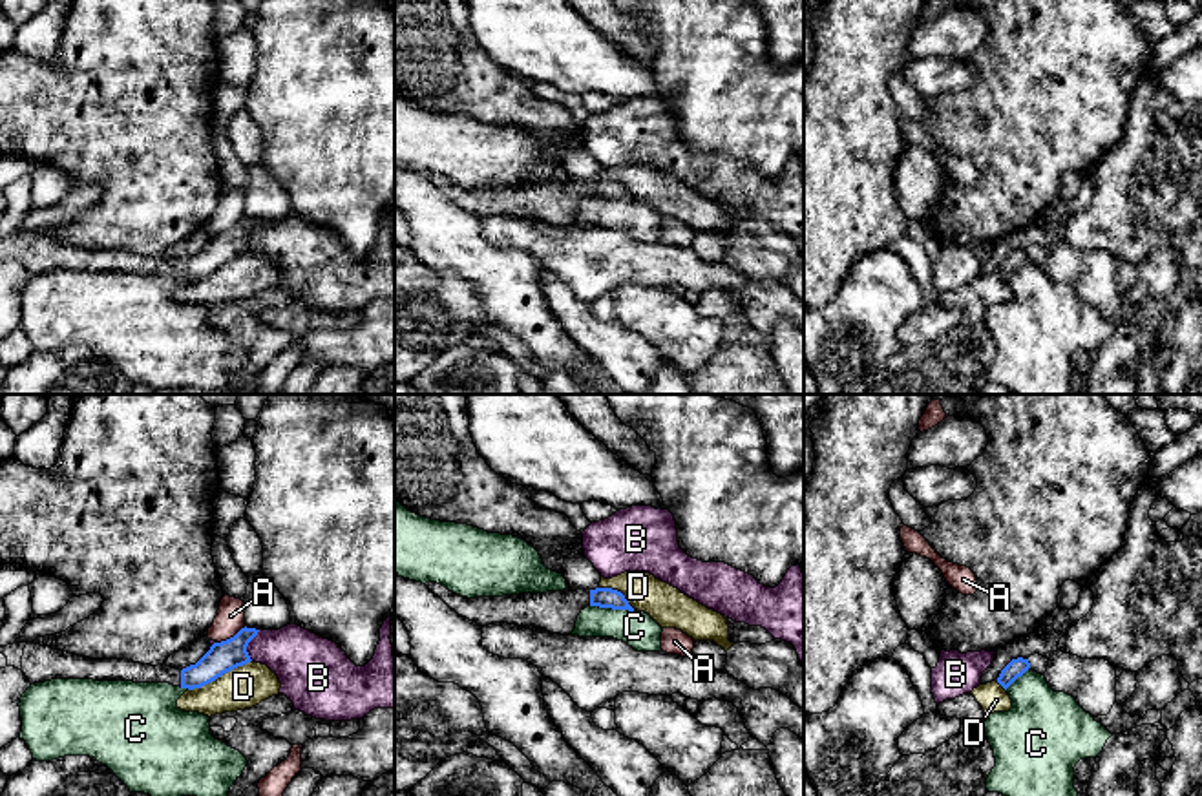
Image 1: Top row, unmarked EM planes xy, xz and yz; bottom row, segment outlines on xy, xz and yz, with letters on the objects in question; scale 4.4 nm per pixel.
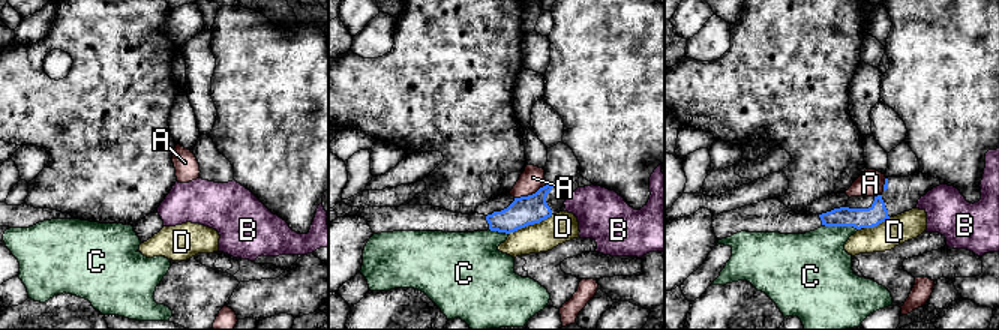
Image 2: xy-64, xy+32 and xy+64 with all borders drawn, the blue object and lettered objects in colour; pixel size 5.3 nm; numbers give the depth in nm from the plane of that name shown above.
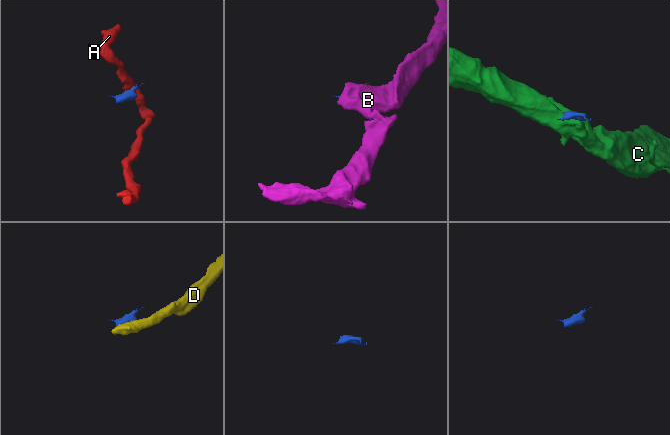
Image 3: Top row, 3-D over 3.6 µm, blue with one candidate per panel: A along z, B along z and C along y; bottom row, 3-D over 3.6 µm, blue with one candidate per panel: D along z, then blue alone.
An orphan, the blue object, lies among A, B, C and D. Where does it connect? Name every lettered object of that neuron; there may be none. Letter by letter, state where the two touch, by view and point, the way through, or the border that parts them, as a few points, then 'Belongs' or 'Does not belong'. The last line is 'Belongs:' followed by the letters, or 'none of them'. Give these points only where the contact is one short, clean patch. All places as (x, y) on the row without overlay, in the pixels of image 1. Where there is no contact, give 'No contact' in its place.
A: Touches blue at xy (231, 229). Boundary: xy (245, 218), (218, 234). Does not belong
B: Touches blue at xy (247, 236). Boundary: xy (260, 221), (247, 238), (251, 251). Does not belong
C: Touches blue at xz (612, 199). Boundary: xz (590, 196), (634, 201). Does not belong
D: Touches blue at xy (220, 267). Boundary: xy (251, 251), (189, 282). Does not belong
Belongs: none of them

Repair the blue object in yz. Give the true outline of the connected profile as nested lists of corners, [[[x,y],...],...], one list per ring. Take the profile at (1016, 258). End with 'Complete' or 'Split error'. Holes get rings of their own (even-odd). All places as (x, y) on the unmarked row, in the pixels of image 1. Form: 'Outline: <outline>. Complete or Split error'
Outline: [[[1012,250],[999,265],[997,274],[1007,281],[1017,268],[1030,259],[1028,250]]]. Complete

